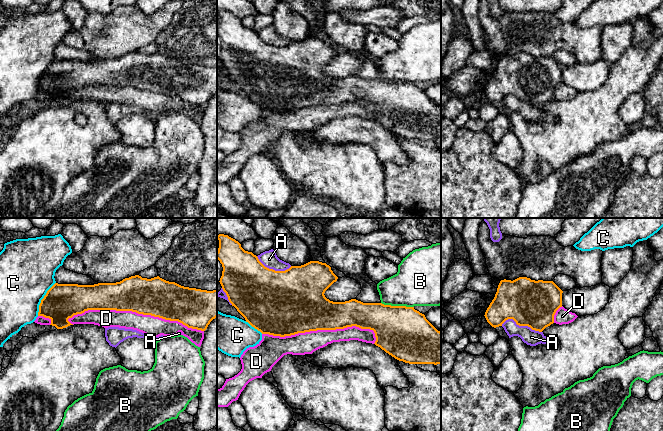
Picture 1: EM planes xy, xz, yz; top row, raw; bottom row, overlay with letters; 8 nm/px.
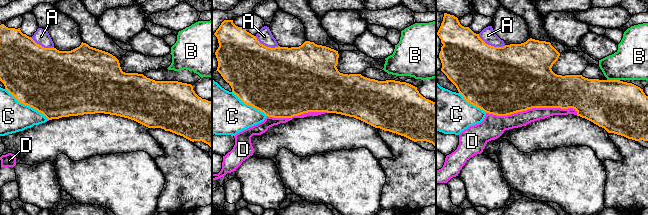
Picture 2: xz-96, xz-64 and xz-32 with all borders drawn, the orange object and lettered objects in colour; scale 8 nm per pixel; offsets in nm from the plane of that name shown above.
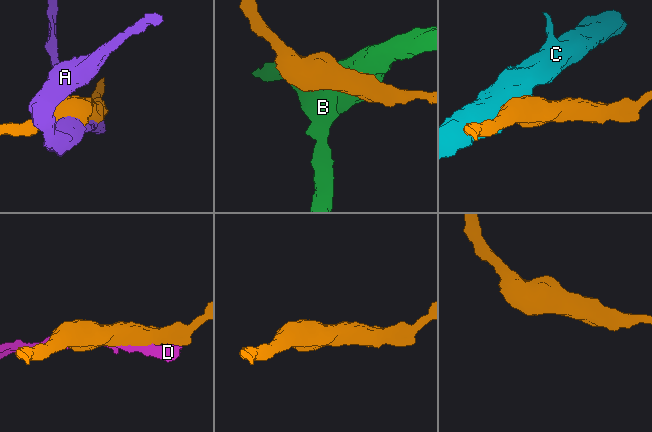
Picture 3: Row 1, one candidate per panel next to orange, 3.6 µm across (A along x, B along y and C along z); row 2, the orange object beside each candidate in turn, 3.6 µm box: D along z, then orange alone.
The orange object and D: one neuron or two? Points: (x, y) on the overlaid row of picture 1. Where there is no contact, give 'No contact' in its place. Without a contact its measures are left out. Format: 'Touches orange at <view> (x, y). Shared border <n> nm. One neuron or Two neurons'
Touches orange at xy (135, 311). Shared border 1100 nm. Two neurons

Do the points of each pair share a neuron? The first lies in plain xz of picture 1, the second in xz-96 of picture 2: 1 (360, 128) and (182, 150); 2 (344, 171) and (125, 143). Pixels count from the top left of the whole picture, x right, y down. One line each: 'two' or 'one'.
1: two
2: two

